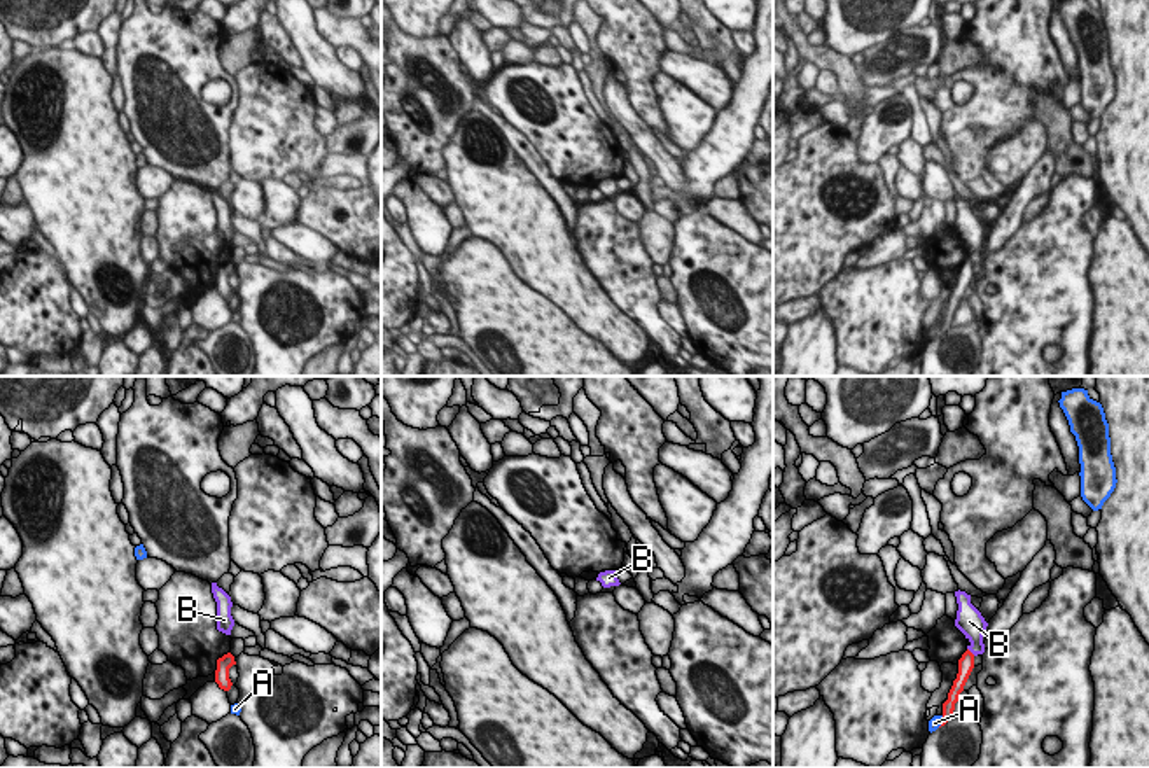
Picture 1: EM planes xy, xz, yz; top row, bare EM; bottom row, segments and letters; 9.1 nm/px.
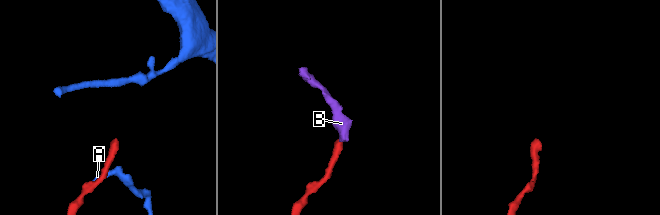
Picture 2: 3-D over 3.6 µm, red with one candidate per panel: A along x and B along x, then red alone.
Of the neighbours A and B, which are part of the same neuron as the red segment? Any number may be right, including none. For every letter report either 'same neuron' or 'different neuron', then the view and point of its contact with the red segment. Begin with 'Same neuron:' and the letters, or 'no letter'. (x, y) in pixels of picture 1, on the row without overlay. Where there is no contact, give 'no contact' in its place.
Same neuron: no letter
A: different neuron; contact yz (943, 329)
B: different neuron; contact yz (969, 259)

